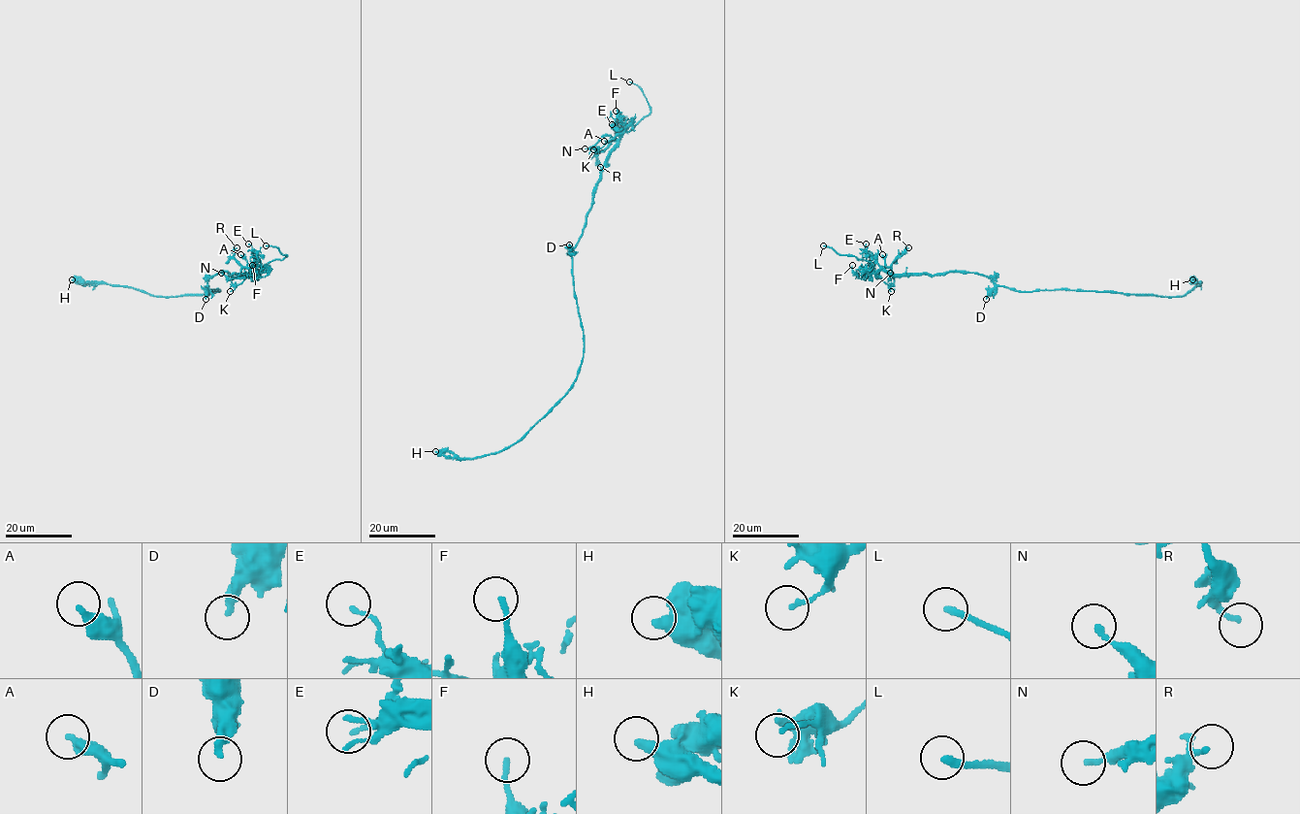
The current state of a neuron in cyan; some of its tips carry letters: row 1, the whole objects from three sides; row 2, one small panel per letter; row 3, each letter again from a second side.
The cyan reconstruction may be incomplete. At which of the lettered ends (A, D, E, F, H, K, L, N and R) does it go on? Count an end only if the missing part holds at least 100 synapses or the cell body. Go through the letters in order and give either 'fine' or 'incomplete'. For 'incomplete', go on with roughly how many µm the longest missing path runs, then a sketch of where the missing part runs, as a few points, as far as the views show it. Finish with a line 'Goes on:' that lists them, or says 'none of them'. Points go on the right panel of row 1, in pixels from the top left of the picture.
A: fine
D: fine
E: fine
F: fine
H: fine
K: fine
L: incomplete; about 50 µm are missing
N: fine
R: fine
Goes on: L

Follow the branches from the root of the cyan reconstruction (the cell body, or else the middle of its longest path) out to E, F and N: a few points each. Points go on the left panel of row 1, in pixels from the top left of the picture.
E: (211, 291), (207, 281), (215, 274), (248, 274), (253, 269), (257, 253), (248, 244)
F: (211, 291), (207, 281), (215, 274), (261, 272), (256, 276), (252, 265)
N: (211, 291), (207, 281), (215, 274), (249, 274), (252, 270), (245, 277), (227, 277), (221, 273)

